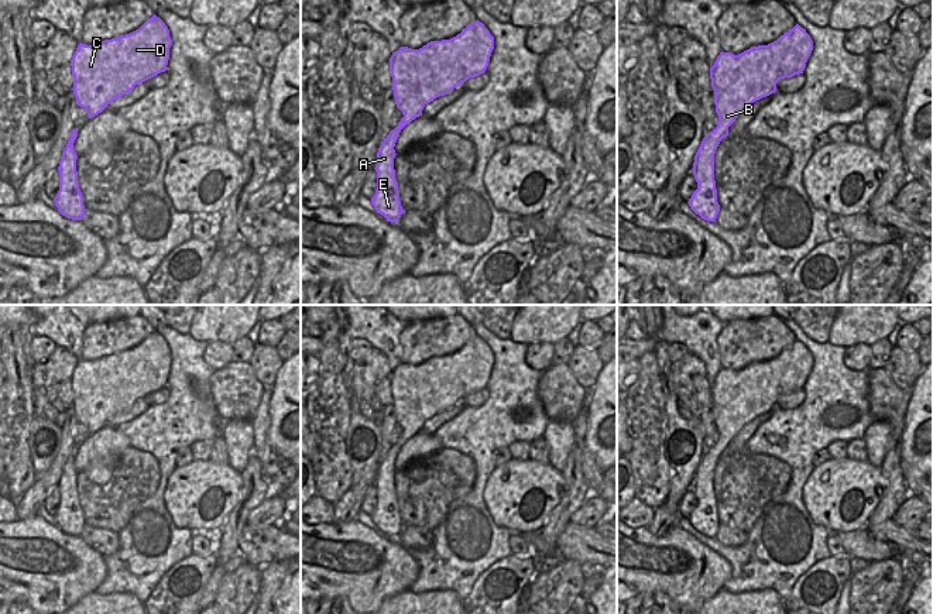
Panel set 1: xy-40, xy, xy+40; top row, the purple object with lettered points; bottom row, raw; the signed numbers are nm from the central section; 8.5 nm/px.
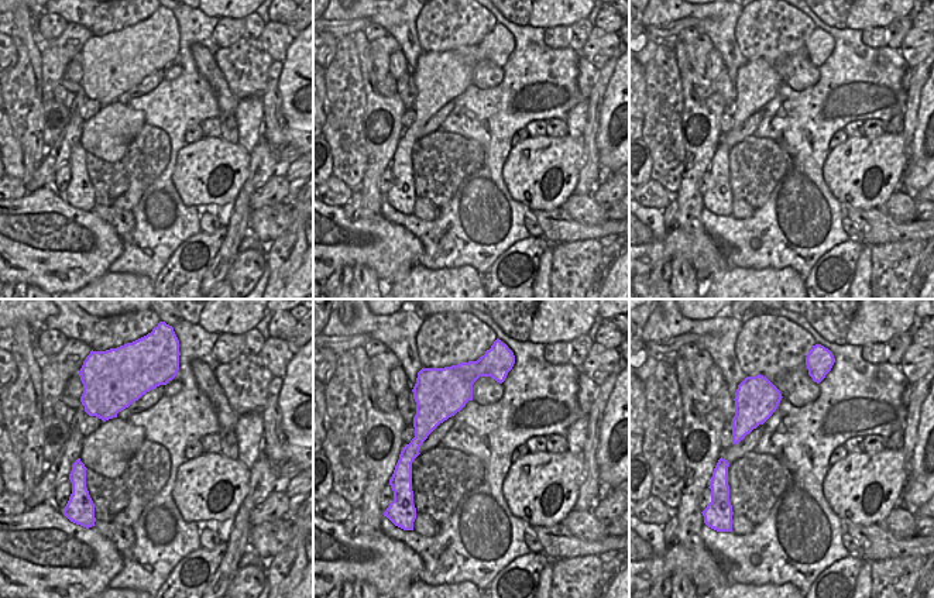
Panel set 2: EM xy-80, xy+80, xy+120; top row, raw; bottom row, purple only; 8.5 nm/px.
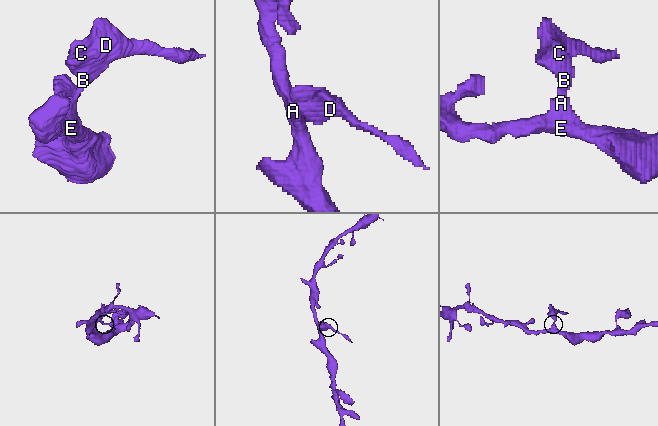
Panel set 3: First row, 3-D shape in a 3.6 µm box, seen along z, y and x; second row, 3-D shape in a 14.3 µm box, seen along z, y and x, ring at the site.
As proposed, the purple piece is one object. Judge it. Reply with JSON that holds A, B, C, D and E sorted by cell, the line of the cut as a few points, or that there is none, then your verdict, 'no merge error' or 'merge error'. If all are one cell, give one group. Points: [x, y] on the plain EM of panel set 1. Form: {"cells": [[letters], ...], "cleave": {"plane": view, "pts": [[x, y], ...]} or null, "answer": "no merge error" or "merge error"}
{"cells": [["A", "E"], ["B", "C", "D"]], "cleave": {"plane": "xy+40", "pts": [[717, 441], [723, 453]]}, "answer": "merge error"}

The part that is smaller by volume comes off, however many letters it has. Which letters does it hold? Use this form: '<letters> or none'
B, C, D

